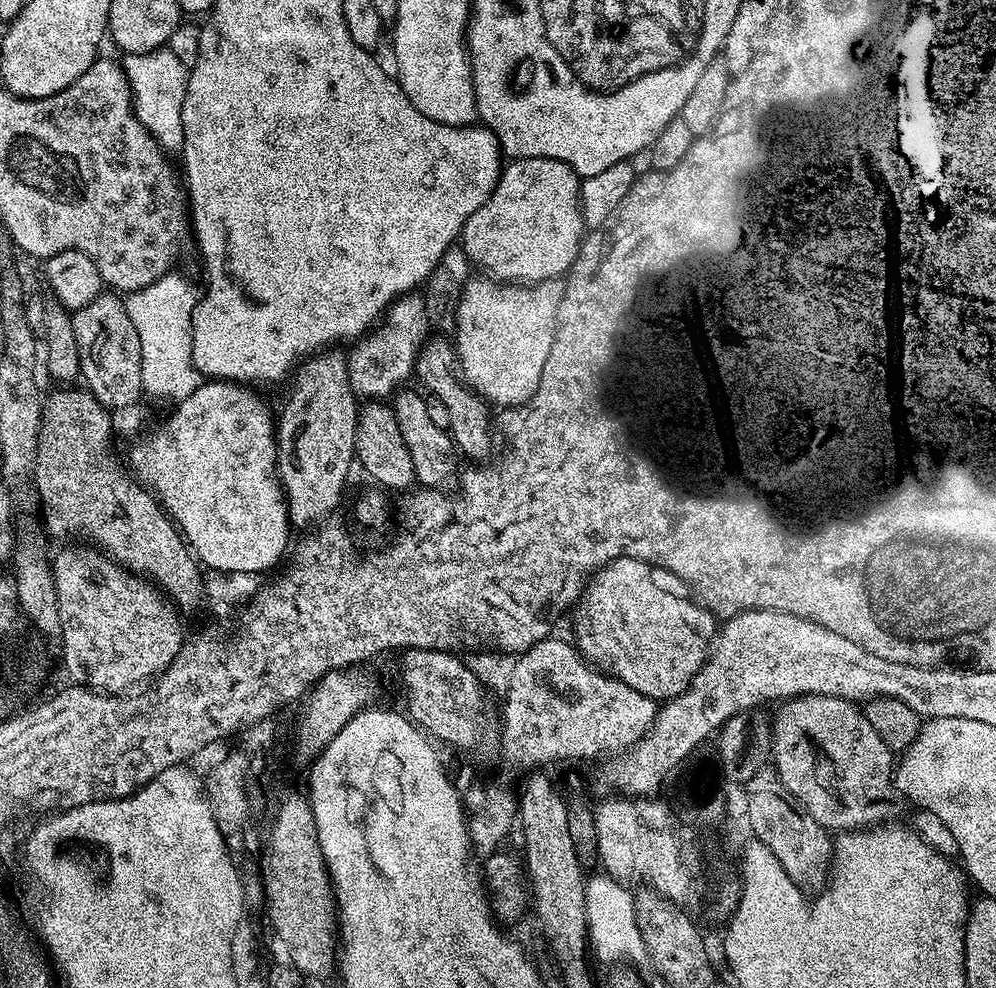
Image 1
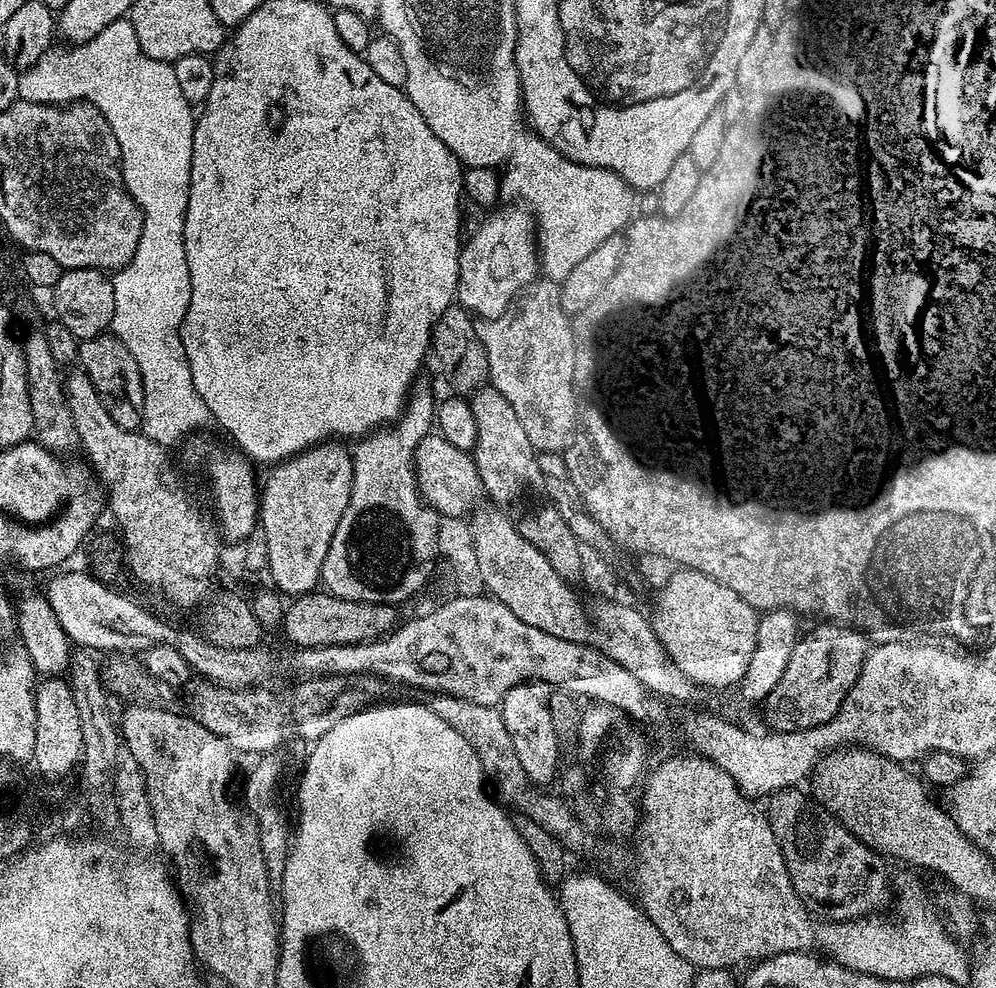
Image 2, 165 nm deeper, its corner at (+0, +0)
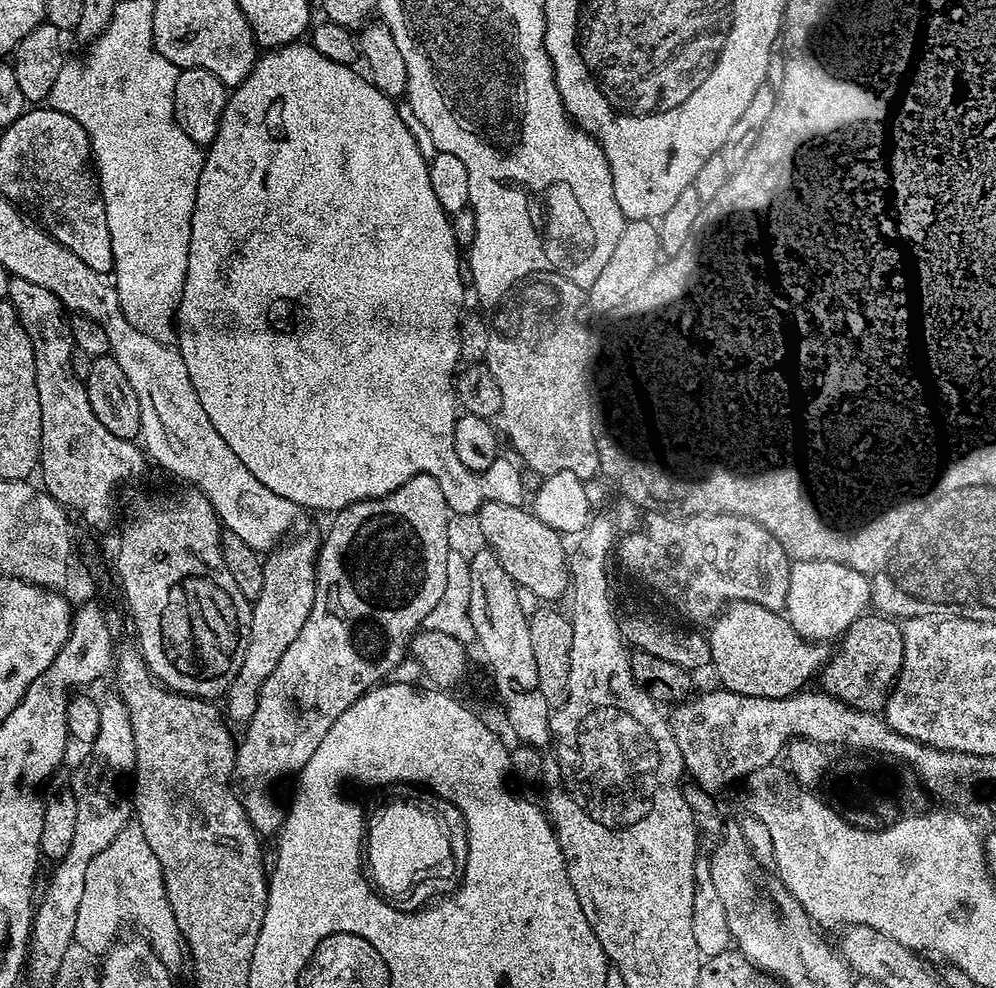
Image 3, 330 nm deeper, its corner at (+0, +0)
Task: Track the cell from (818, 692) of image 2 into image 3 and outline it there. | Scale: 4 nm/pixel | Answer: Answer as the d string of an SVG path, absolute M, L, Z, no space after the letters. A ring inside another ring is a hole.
M866 612L857 617L840 638L842 646L831 653L819 673L819 687L828 695L859 711L881 711L895 683L905 653L903 627L891 617Z

